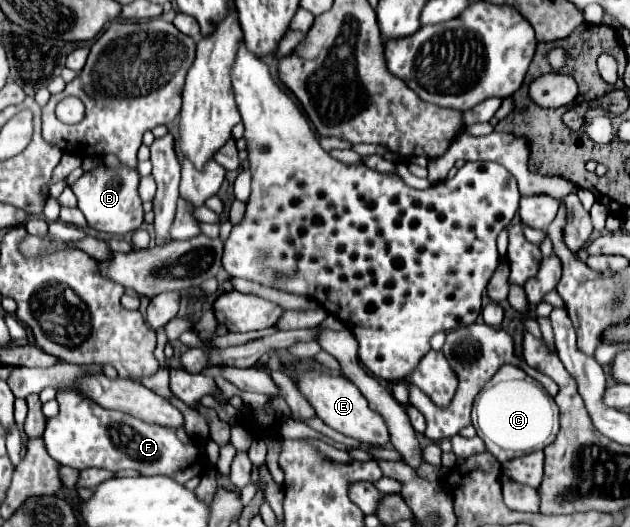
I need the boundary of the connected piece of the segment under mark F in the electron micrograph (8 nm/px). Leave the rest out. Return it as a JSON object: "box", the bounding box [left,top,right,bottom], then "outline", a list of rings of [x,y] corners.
{"box":[43,391,203,483],"outline":[[[57,391],[59,415],[47,419],[47,429],[43,433],[49,455],[61,465],[73,469],[103,467],[109,471],[139,471],[141,475],[167,475],[177,483],[187,483],[199,477],[203,471],[203,461],[197,445],[185,433],[185,429],[169,429],[143,423],[131,415],[103,409],[75,391]]]}

